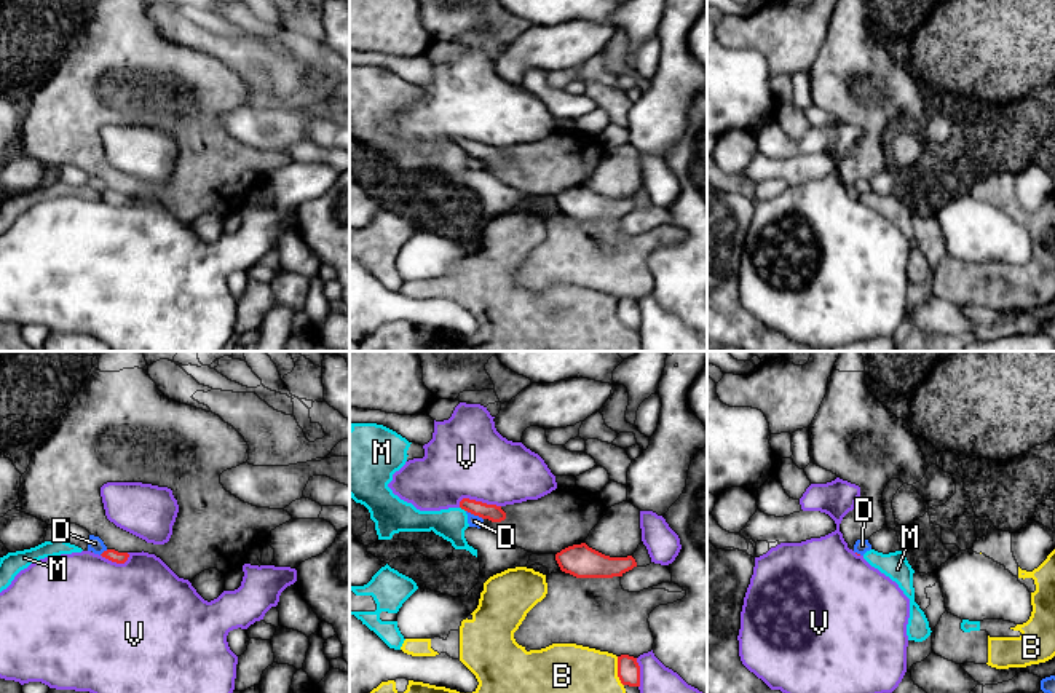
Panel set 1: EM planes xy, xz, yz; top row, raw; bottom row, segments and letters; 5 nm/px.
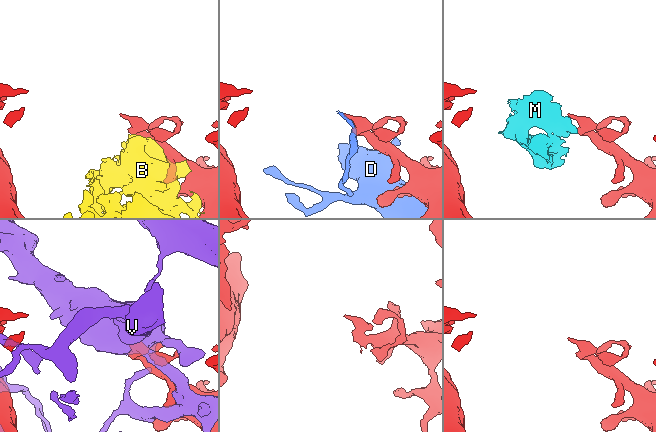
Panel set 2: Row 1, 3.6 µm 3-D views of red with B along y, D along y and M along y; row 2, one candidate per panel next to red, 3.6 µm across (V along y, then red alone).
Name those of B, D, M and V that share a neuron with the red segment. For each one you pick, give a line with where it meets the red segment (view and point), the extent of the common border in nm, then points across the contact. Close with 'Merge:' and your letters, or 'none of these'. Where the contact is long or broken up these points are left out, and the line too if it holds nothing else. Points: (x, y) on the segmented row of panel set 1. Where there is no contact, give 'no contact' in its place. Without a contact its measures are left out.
Merge: none of these

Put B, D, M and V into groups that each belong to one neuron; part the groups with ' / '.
B M / D / V

